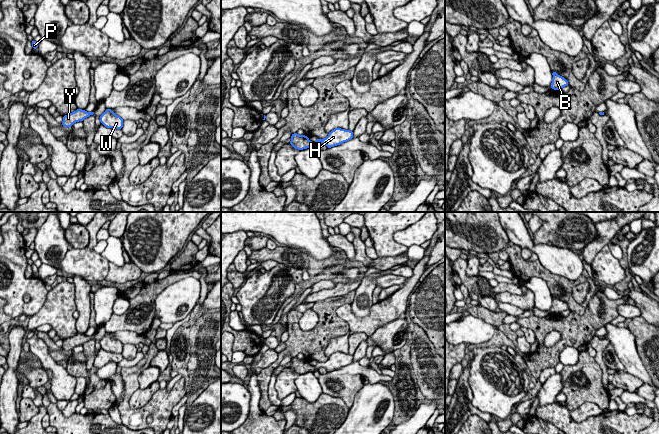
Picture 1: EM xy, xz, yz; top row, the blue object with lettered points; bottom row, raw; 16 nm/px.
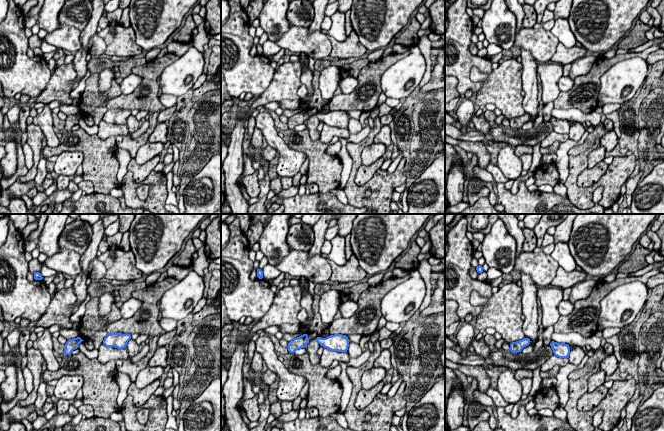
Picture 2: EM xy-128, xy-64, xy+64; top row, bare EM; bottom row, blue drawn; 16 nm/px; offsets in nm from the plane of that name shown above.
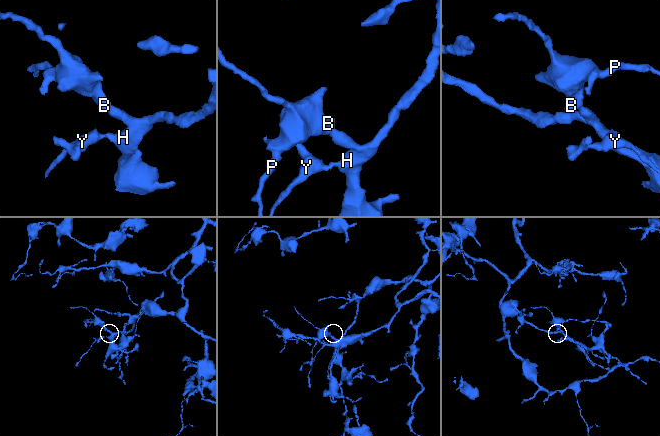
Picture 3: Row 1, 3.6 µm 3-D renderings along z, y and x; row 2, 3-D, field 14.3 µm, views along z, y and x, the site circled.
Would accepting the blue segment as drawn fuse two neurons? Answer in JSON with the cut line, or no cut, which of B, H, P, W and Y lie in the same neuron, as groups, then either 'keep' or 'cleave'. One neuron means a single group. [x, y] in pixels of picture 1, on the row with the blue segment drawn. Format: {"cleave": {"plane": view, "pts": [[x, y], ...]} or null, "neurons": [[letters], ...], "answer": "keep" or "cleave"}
{"cleave": null, "neurons": [["B", "H", "P", "W", "Y"]], "answer": "keep"}

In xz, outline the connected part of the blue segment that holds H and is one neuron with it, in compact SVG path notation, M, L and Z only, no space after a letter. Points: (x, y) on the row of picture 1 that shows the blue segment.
M335 128L332 130L325 139L317 139L316 142L311 142L308 136L298 135L294 133L291 135L291 144L295 149L303 150L307 148L314 148L319 143L323 143L327 148L331 148L347 142L353 138L353 131L345 130L341 128Z

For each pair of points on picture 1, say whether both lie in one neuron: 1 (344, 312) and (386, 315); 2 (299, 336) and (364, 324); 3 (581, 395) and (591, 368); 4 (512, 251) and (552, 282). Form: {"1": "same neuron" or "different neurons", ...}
{"1": "same neuron", "2": "different neurons", "3": "same neuron", "4": "same neuron"}

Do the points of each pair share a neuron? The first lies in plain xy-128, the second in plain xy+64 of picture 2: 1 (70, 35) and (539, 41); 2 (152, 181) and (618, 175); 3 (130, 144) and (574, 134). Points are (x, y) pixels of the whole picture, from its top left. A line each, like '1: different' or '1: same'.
1: same
2: same
3: different

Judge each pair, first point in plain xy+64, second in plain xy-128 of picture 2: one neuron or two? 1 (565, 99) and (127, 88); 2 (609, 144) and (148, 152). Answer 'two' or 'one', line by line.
1: two
2: two

